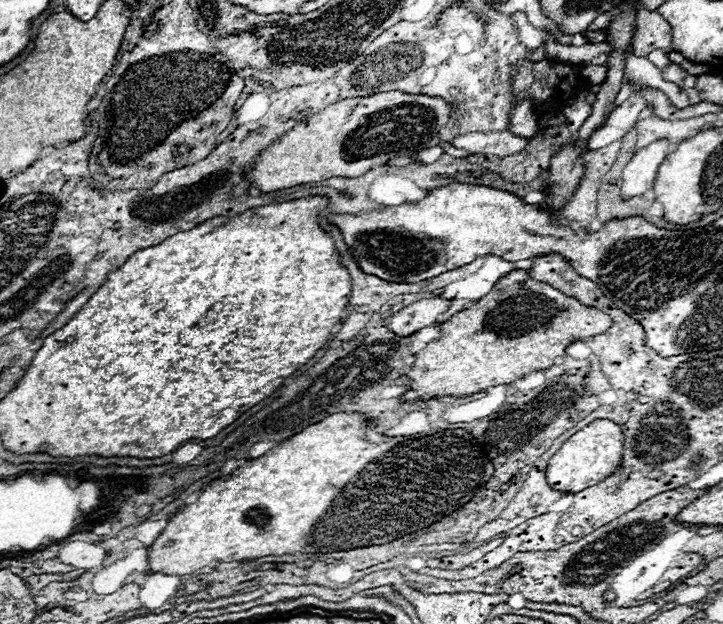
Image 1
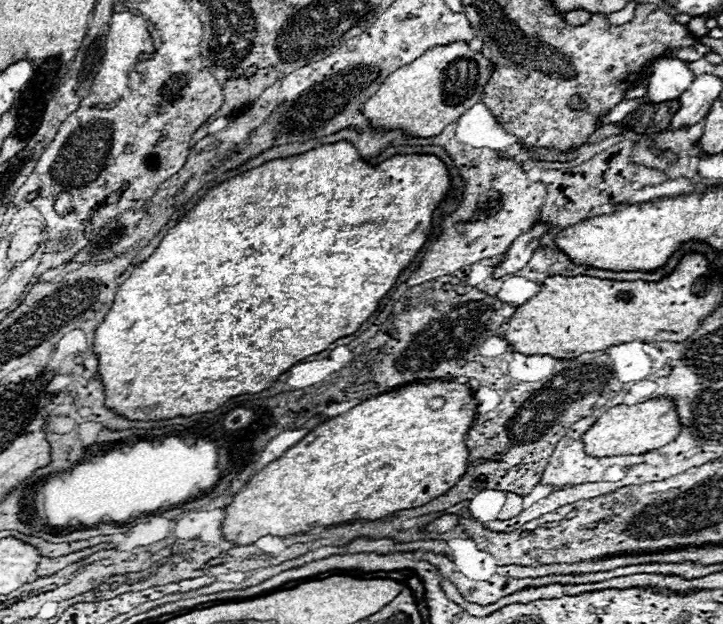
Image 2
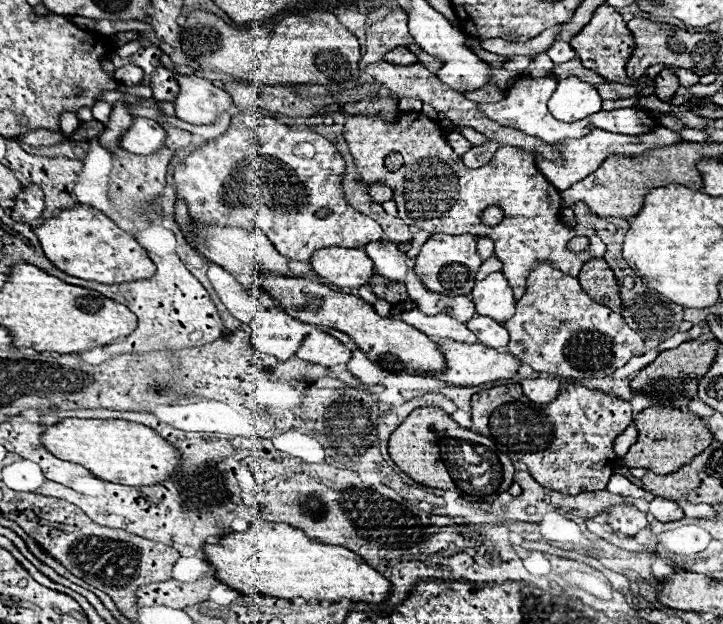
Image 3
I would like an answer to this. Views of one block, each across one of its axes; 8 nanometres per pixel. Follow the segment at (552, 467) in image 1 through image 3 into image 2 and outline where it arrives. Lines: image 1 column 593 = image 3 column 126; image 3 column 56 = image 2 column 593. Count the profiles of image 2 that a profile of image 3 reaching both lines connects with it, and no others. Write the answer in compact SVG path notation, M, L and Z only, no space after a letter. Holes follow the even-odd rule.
M652 398L634 406L618 404L606 410L580 438L584 444L584 452L594 458L610 458L610 456L628 456L628 454L644 454L650 450L658 450L672 442L680 432L680 424L674 412L674 402L668 398Z

